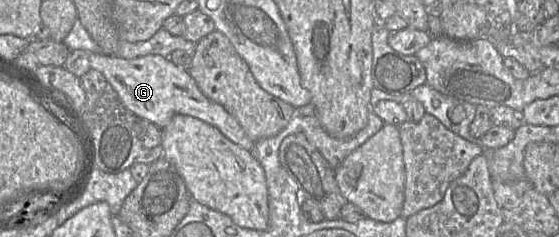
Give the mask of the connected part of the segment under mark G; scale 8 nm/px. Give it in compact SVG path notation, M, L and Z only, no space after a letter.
M89 53L91 69L99 71L119 96L123 105L133 114L165 127L176 114L188 115L216 127L226 138L251 151L255 146L239 122L220 104L207 98L185 70L161 55L149 54L135 59L115 55Z

